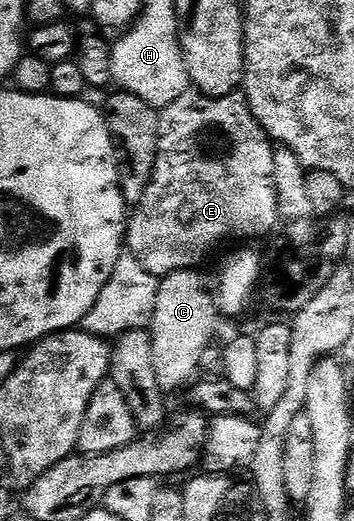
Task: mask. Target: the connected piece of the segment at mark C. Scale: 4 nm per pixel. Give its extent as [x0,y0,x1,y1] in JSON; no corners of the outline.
[151,269,219,392]

